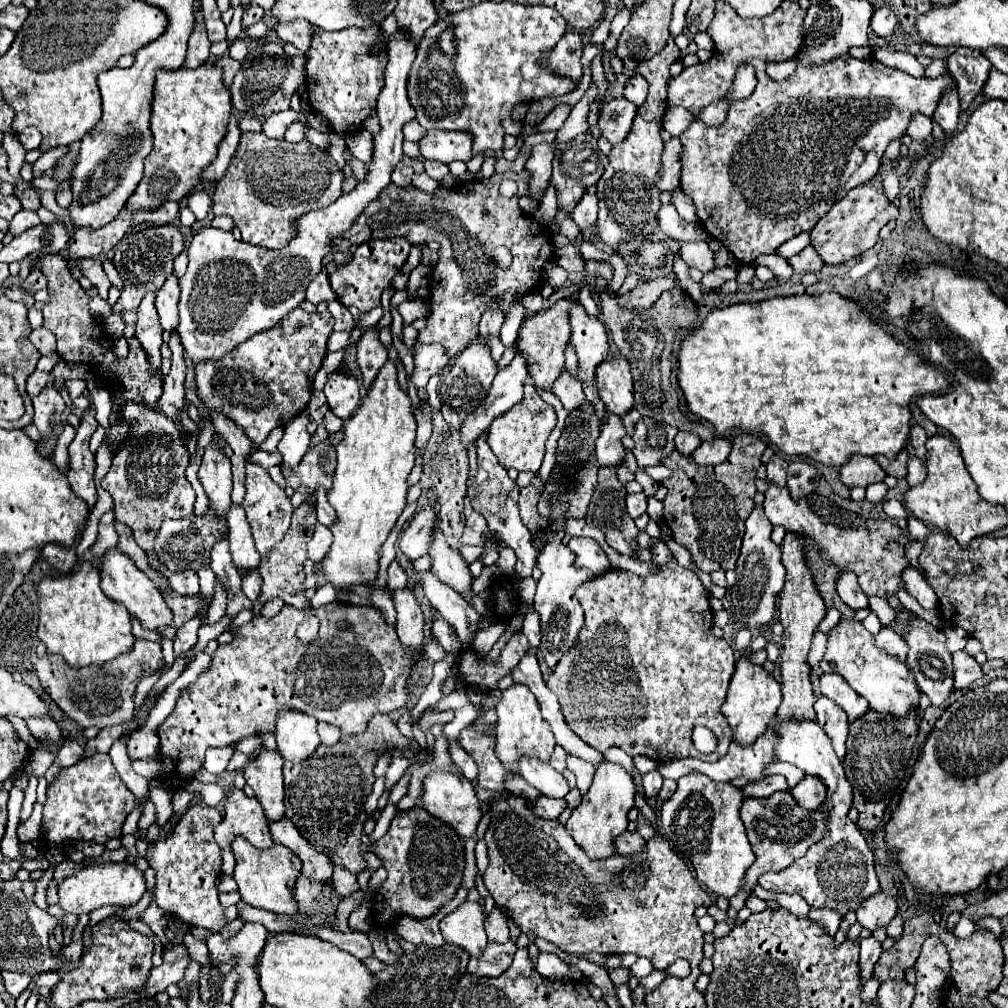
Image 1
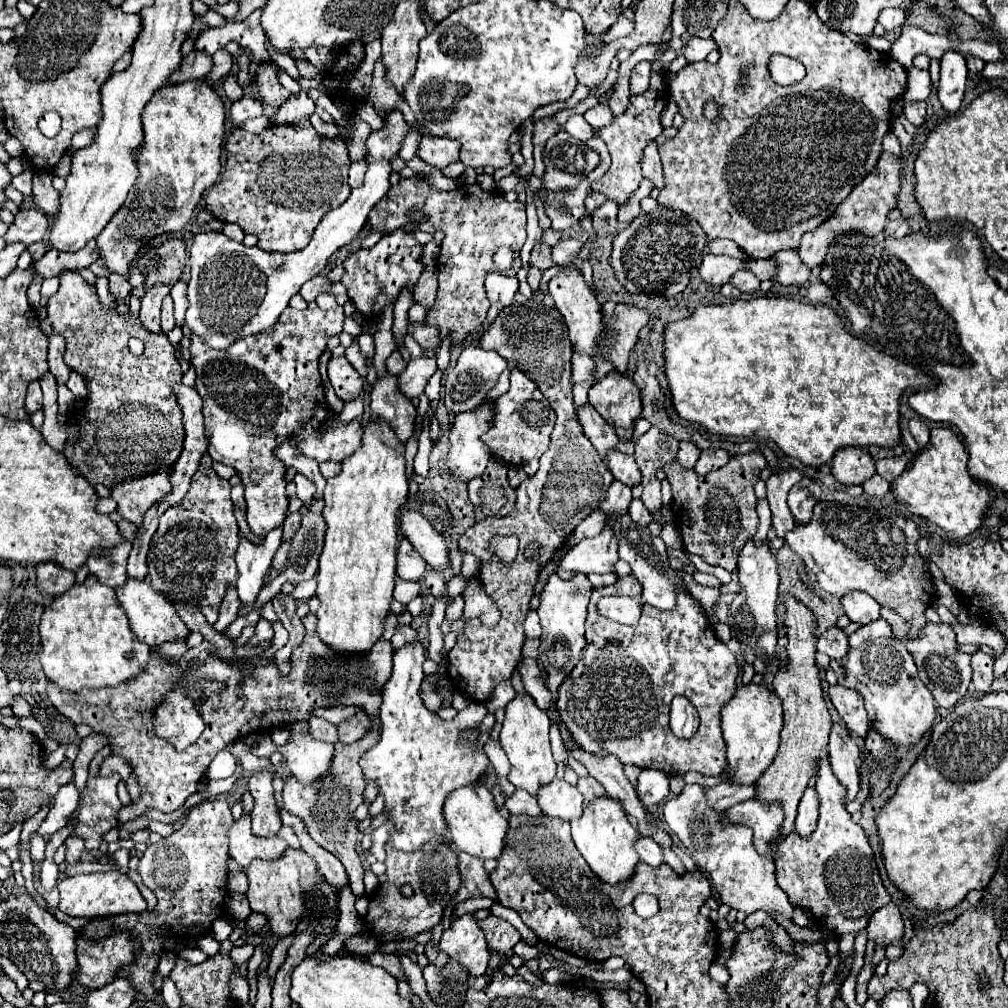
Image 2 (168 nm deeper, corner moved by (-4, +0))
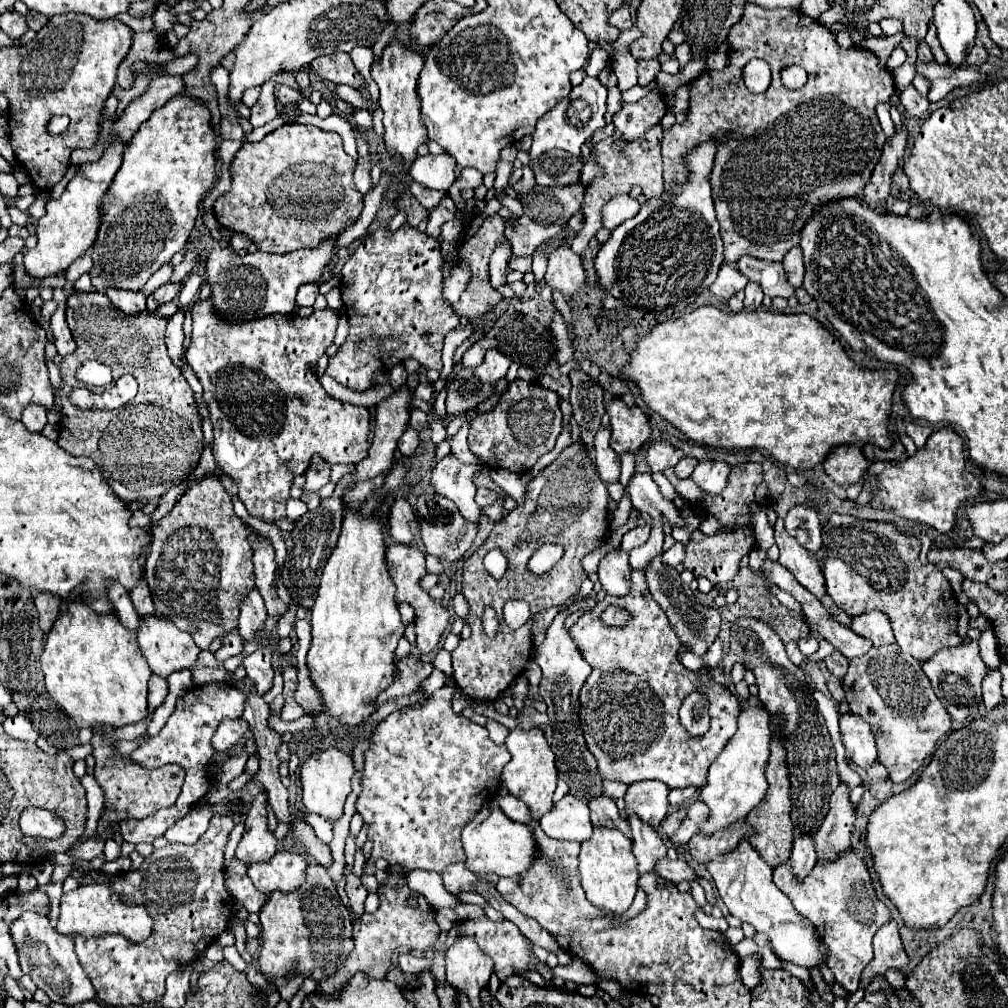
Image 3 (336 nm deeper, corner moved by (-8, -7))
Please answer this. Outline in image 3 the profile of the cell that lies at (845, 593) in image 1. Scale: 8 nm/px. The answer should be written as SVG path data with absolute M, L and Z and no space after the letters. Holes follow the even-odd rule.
M868 610L864 614L854 616L850 628L856 634L872 640L874 646L886 646L886 644L892 644L894 642L890 620L880 610Z

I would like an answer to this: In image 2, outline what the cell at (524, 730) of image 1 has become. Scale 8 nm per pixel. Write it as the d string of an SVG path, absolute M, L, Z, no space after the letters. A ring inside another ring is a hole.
M516 695L506 705L506 719L502 723L500 731L500 743L510 759L510 773L508 781L516 789L526 789L532 795L538 795L538 789L548 785L556 775L556 761L550 751L550 739L548 739L548 727L550 719L546 713L530 699L530 695Z

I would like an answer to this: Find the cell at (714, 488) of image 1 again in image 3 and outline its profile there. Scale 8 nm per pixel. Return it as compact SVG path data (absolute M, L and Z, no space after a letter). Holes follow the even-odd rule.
M748 462L748 464L740 464L734 466L730 476L728 476L728 484L720 494L706 494L692 478L688 480L680 480L672 468L664 470L664 476L672 482L672 486L676 488L678 496L682 496L688 504L696 504L696 510L702 514L710 514L714 516L722 530L718 530L712 536L706 536L700 530L694 530L694 534L690 536L690 542L686 544L686 558L684 558L684 568L692 570L694 576L706 576L712 584L728 584L732 582L732 578L738 574L740 570L740 560L754 548L756 540L754 540L754 530L752 530L752 508L756 504L756 488L758 484L764 480L762 474L762 466Z

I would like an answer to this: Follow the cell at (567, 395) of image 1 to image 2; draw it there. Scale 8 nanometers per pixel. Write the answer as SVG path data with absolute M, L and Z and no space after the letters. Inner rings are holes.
M592 405L582 407L578 411L578 419L580 419L580 425L584 429L584 435L596 447L598 455L606 457L606 451L610 451L618 445L618 437L614 433L614 429L600 417L600 413Z

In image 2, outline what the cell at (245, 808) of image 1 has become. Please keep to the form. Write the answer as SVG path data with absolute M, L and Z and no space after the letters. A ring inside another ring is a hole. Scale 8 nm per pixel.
M242 815L240 821L236 821L228 829L228 841L230 841L230 857L246 869L254 859L264 859L264 861L274 861L284 855L288 849L284 841L278 837L268 837L268 839L258 839L250 831L250 815Z

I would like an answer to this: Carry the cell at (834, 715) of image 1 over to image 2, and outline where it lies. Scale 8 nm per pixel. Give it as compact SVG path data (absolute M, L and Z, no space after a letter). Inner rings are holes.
M832 725L830 731L830 743L828 743L828 759L830 759L830 767L834 771L834 775L838 775L838 781L846 787L846 803L854 801L856 793L858 793L858 745L852 739L852 735L840 727L840 725Z

